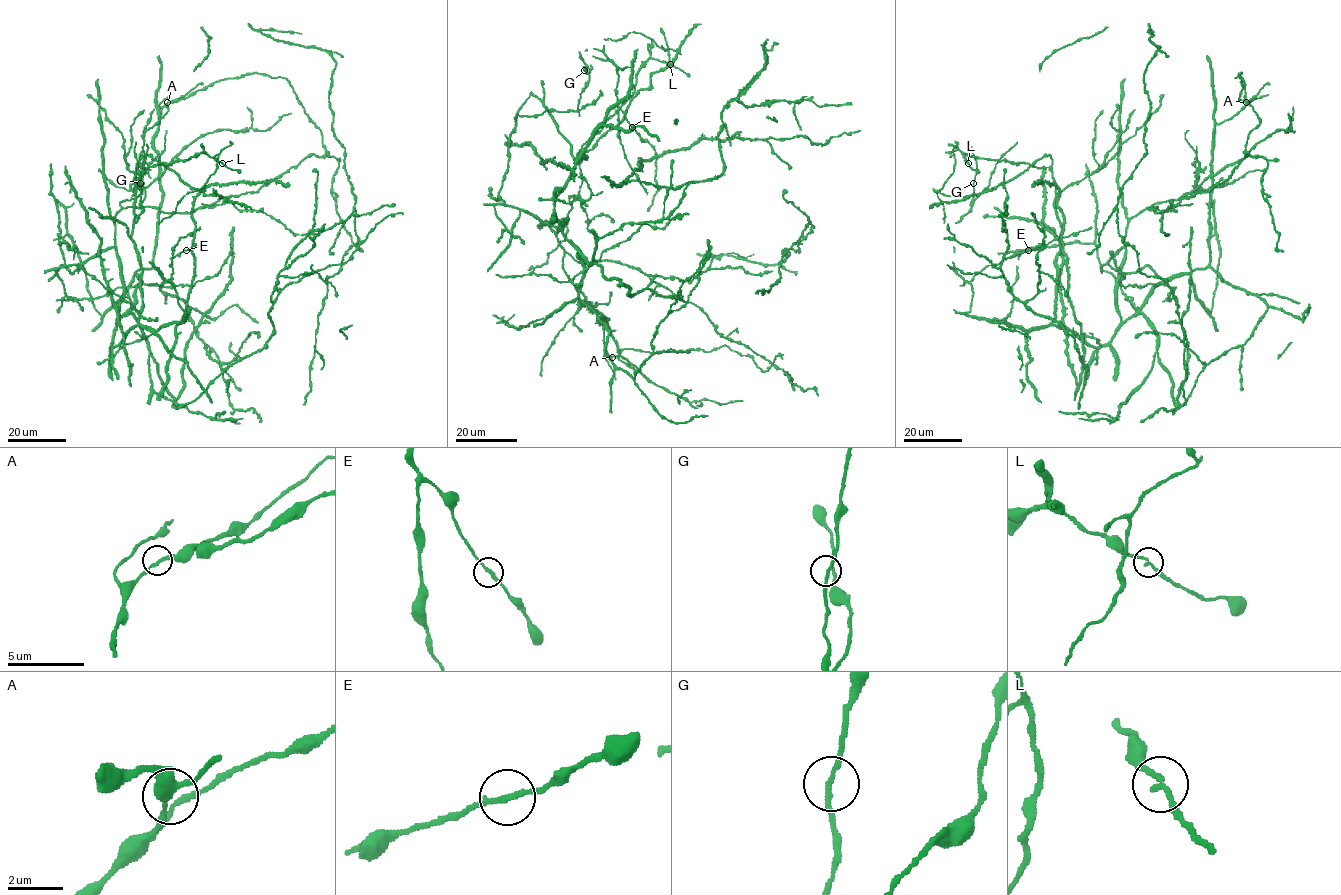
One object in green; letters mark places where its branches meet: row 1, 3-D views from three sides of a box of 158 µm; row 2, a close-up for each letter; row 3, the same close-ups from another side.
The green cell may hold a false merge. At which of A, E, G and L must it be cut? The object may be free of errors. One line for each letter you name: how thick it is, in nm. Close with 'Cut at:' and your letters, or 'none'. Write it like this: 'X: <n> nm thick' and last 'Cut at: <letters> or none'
Cut at: none

